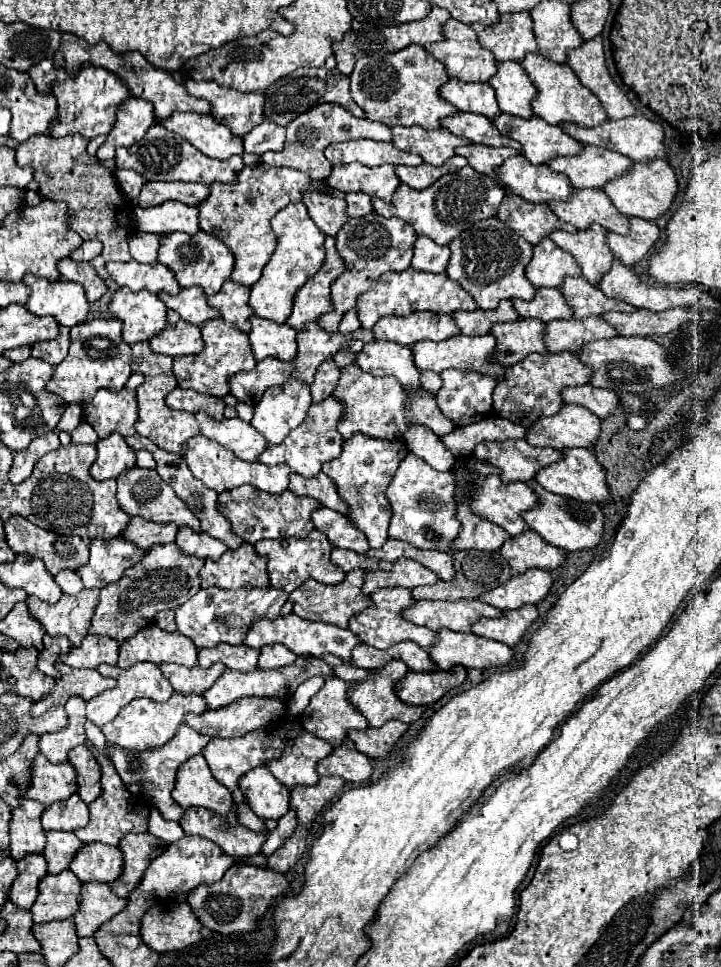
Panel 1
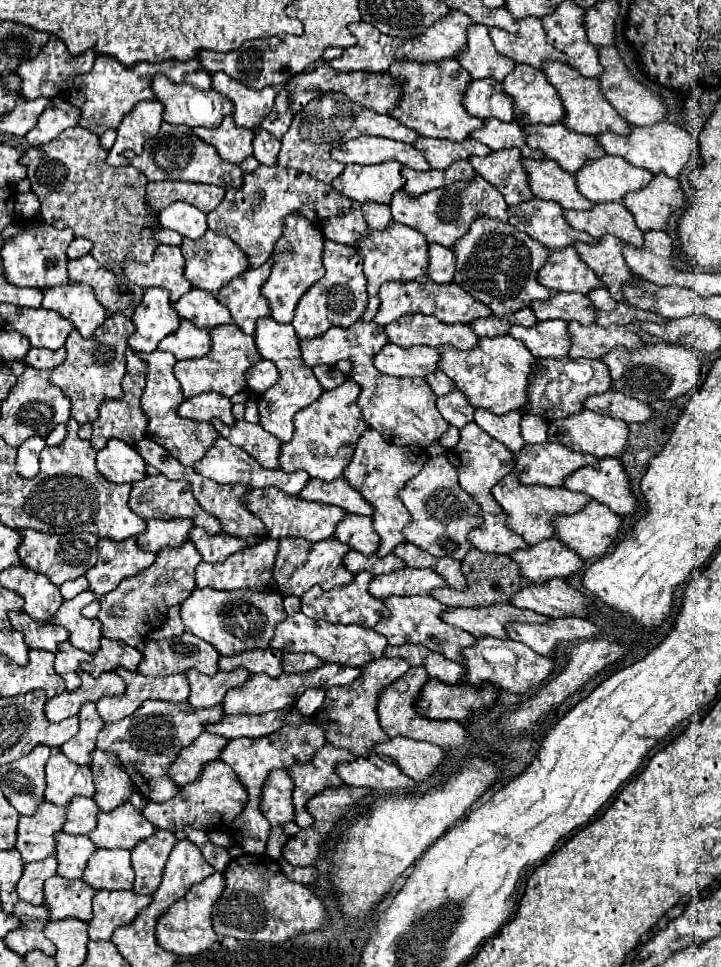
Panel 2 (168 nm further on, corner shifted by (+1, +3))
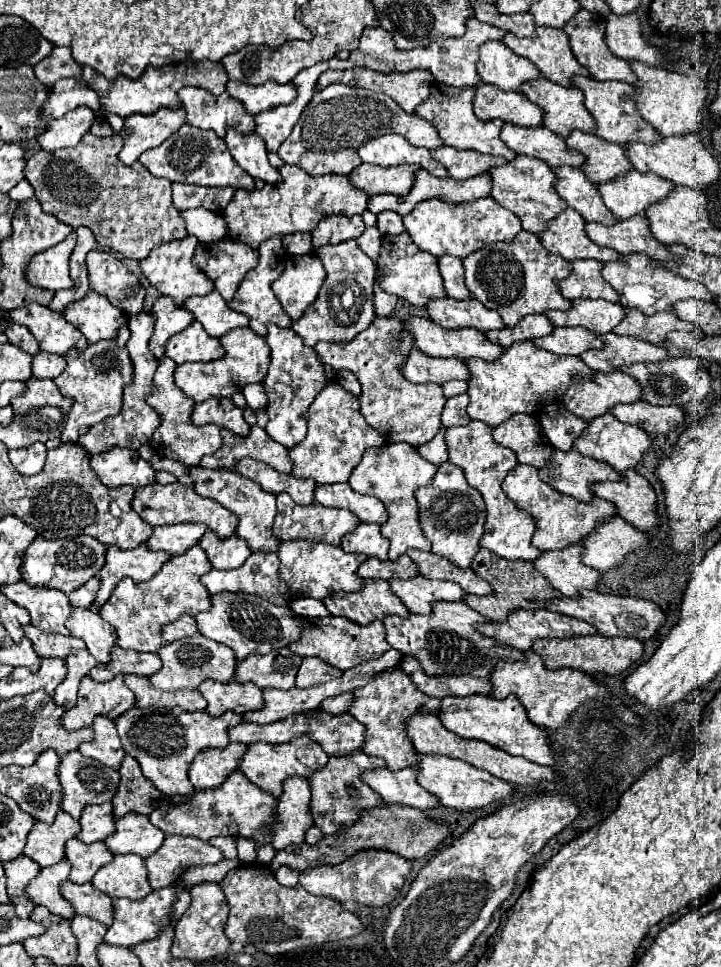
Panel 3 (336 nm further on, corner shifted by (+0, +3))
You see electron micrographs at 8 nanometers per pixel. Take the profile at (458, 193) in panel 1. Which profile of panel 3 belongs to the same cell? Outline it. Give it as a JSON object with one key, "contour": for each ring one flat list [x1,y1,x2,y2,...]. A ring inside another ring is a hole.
{"contour":[[491,197,473,201,467,205,453,205,453,203,443,203,437,199,423,201,409,215,403,217,403,223,405,223,407,233,415,241,415,245,419,245,419,249,431,253,433,257,453,255,459,259,465,259,471,253,495,241,513,241,517,233,521,231,519,217,503,209]]}

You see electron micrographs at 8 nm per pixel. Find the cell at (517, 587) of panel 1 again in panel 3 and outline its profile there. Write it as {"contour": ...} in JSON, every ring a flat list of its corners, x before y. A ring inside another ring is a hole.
{"contour":[[581,591,581,597,569,599,569,597,559,597,547,605,549,611,561,613,561,615,571,615,575,619,583,619,591,623,593,627,599,629,599,633,607,637,635,637,639,641,649,639,663,623,665,623,665,613,659,609,657,603,637,599,637,597,617,597,617,595,603,595,597,591]]}

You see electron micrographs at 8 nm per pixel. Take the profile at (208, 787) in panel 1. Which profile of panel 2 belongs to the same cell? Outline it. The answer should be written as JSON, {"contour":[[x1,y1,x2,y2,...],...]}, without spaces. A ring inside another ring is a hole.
{"contour":[[210,761,206,769,202,769,202,777,198,781,192,781,190,785,184,785,178,789,178,793,164,803,150,801,148,807,142,811,142,815,160,829,182,829,184,825,192,825,196,829,208,829,210,827,228,827,234,817,244,809,246,805,246,789,238,785,238,779,234,771,224,765,222,761]]}

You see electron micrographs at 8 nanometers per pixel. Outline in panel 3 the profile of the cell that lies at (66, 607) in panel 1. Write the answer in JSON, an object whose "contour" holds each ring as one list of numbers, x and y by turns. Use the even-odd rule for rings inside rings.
{"contour":[[73,609,67,629,71,635,83,639,87,643,89,653,103,665,111,659,111,649,117,645,115,629,101,619,101,615,89,609]]}

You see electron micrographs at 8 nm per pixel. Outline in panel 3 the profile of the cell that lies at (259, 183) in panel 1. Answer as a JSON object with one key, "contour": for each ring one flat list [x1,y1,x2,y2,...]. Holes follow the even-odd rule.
{"contour":[[283,165,279,169,283,183,265,185,261,191,243,191,237,189,233,201,223,211,223,217,229,223,229,235,233,241,241,241,251,249,257,249,261,241,279,233,309,233,317,227,317,223,327,215,345,215,353,217,363,213,367,207,367,193,363,189,355,189,347,175,327,175,327,177,311,177,303,173,303,169,295,165]]}

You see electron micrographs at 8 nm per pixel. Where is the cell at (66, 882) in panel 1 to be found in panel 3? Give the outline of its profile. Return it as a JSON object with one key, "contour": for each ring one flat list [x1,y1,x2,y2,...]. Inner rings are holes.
{"contour":[[65,881,61,885,61,895,75,907,75,913,87,915,95,921,111,925,113,921,113,899,107,897,103,891,95,889,91,883,77,885]]}

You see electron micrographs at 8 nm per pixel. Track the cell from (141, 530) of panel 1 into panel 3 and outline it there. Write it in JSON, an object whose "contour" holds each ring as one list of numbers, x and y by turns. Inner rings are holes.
{"contour":[[179,523,179,525,163,525,155,527,149,537,149,549,167,551,171,555,181,555,193,545,199,543,207,525,203,523]]}

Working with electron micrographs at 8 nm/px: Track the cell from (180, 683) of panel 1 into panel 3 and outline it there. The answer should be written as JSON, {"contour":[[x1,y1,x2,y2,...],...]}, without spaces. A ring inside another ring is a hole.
{"contour":[[203,681,199,693,207,699,207,713,211,717,219,717,225,711,235,713,249,713,255,709,263,709,263,695,261,689,253,683,217,683,217,681]]}

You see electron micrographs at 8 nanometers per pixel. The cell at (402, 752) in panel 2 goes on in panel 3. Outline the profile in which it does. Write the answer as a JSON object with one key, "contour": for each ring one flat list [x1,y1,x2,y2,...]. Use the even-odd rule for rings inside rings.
{"contour":[[419,755,421,757,421,767,419,767,419,785,425,787,429,793,433,793,443,807,455,809,455,811,469,811,469,809,483,809,491,803,503,801,513,795,513,787,503,781,493,777,487,771,481,771,465,761,459,759,449,759,449,757,429,757,429,755]]}

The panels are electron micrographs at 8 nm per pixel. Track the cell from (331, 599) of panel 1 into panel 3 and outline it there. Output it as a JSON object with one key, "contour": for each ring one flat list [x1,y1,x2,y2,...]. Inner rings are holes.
{"contour":[[365,579,363,589,357,593,333,593,323,601,331,615,347,617,357,621,359,625,369,625,375,619,383,619,387,615,407,617,407,607,391,593,387,581,379,579]]}

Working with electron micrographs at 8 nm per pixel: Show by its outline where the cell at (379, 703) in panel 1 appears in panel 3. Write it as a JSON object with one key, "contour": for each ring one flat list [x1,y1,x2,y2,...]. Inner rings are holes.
{"contour":[[415,715,409,719,407,723,407,735,413,741,415,749,419,753,427,753,427,755,445,755,451,759,459,759,465,763,471,763,477,769,489,771,491,775,511,783,511,785,537,785,541,781,559,781,559,773,553,771,551,767,541,767,537,763,531,763,523,757,513,757,501,749,495,749,493,745,487,745,485,741,477,741,477,739,463,739,453,731,447,731,443,727,443,723,435,717,435,715]]}

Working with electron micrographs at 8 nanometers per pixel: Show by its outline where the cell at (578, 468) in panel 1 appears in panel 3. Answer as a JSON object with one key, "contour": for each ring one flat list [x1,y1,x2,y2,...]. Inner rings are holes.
{"contour":[[627,471,623,481,607,481,593,485,597,497,615,503,623,519,633,527,647,531,661,525,657,515,657,495,651,483,637,471]]}

